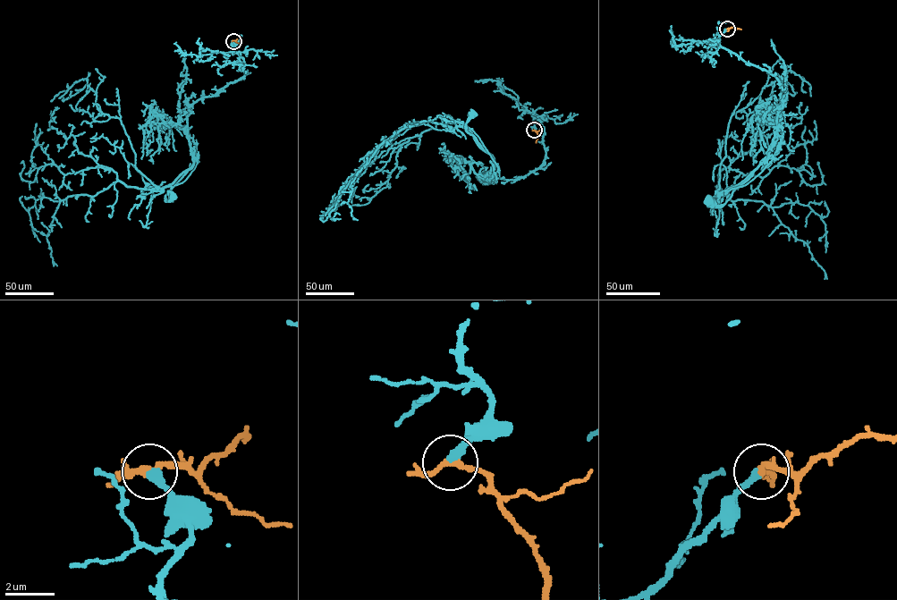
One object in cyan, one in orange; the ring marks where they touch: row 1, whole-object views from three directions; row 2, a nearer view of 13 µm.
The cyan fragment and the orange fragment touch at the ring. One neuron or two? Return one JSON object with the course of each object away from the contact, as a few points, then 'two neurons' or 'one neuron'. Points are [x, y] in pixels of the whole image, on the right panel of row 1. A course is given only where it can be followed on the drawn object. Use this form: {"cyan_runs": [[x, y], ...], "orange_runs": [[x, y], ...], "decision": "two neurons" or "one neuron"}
{"cyan_runs": [[727, 29], [718, 43], [773, 74], [782, 88], [782, 104], [768, 156], [723, 204], [708, 202]], "orange_runs": [[727, 29], [740, 29]], "decision": "one neuron"}

